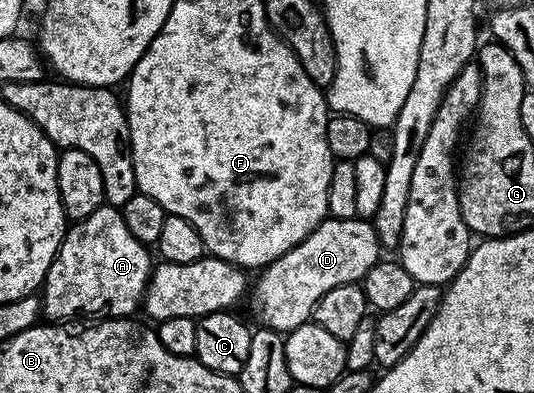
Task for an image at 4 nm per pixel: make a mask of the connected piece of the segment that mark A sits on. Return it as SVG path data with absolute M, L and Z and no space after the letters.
M103 204L87 219L74 221L65 230L59 251L40 290L41 312L50 322L65 323L68 317L129 319L143 305L145 288L153 271L150 250L123 223L116 205Z

